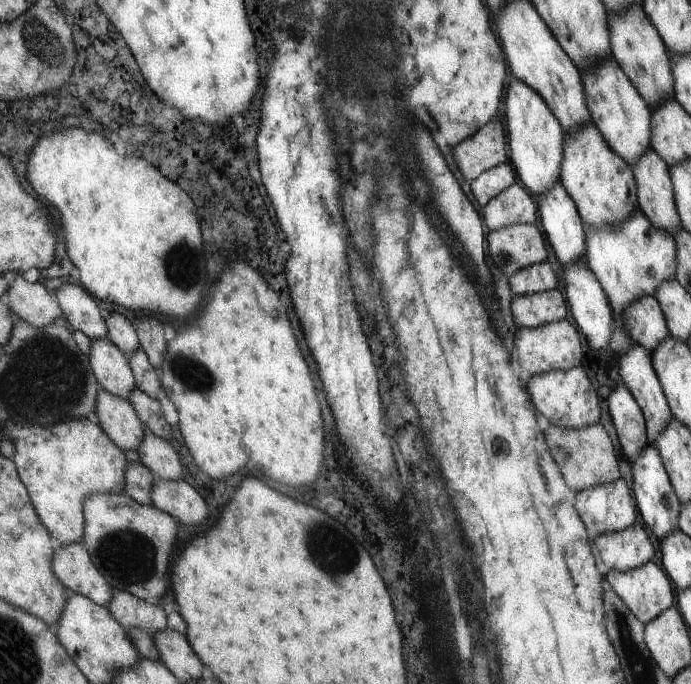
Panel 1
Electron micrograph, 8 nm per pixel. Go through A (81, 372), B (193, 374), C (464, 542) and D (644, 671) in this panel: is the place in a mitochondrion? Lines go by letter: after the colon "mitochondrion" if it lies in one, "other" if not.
A: mitochondrion
B: mitochondrion
C: other
D: mitochondrion

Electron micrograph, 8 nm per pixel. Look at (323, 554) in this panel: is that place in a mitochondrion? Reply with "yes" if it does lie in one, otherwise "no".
yes

